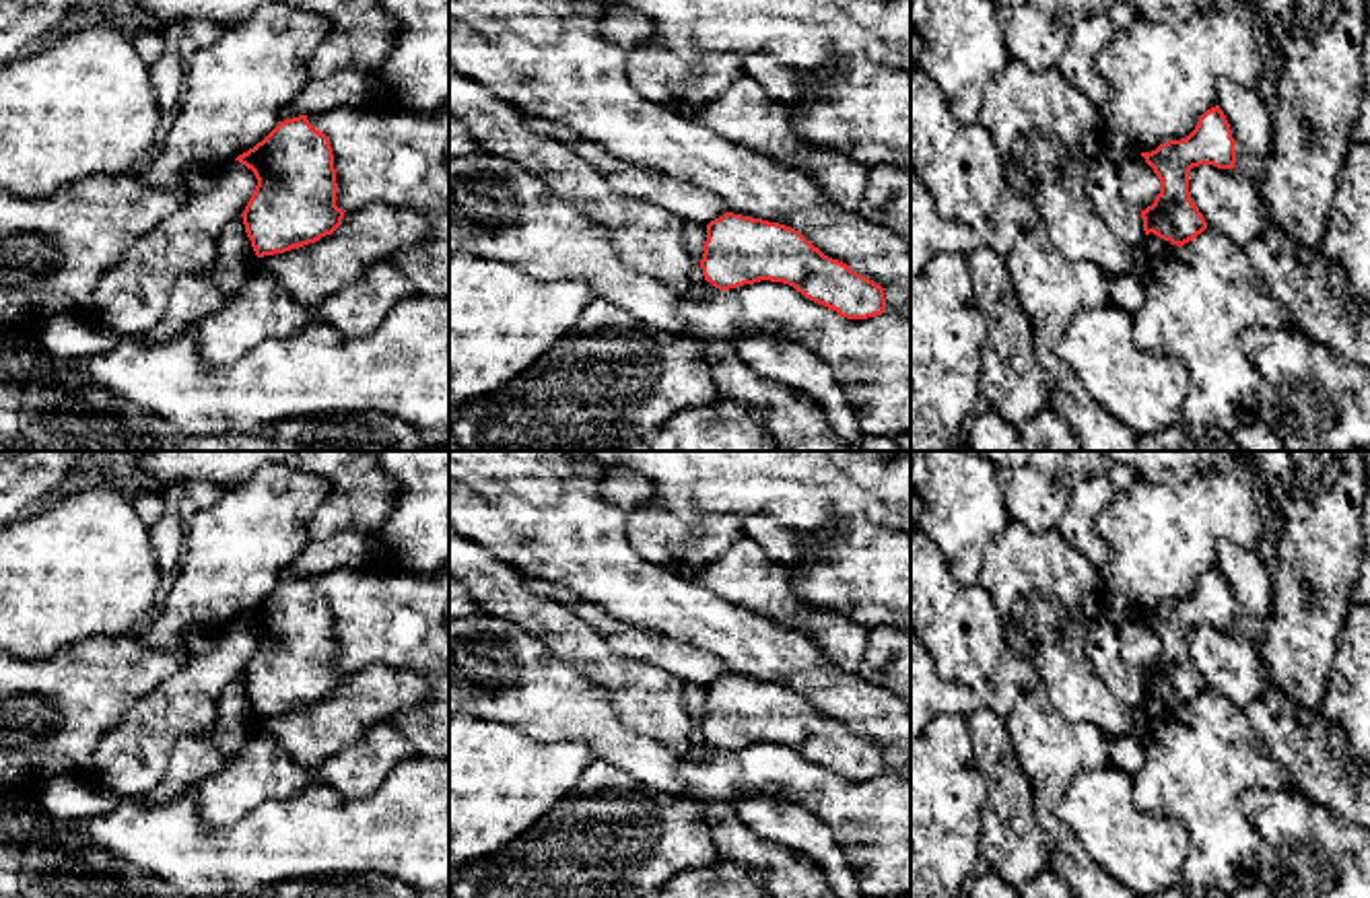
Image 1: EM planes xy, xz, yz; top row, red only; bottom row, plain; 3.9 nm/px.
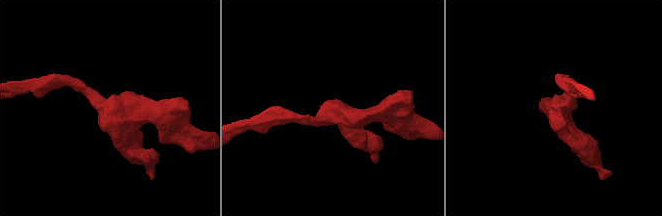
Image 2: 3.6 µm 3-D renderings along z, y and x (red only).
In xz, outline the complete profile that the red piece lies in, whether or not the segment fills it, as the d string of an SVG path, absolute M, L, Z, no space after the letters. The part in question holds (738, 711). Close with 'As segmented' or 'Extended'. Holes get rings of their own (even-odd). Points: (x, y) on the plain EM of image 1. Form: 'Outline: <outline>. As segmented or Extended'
Outline: M725 674L711 682L700 729L719 752L770 741L847 781L886 774L880 746L824 717L799 692L762 680Z. As segmented

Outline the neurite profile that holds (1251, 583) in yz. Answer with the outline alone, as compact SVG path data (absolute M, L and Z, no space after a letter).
M1224 538L1218 566L1230 585L1236 618L1263 622L1271 614L1273 575L1259 552Z

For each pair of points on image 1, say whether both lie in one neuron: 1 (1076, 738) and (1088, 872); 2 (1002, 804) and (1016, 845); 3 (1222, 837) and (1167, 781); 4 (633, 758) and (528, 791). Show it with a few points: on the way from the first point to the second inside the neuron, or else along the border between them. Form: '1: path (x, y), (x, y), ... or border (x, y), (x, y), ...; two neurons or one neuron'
1: path (1049, 771), (1047, 820), (1062, 839); one neuron
2: path (1004, 814), (1010, 835); one neuron
3: path (1208, 822), (1181, 796); one neuron
4: border (544, 744), (581, 742), (594, 756); two neurons

